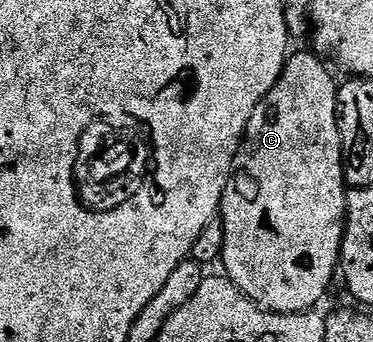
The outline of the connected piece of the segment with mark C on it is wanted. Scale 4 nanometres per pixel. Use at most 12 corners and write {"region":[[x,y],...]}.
{"region":[[295,51],[224,190],[225,275],[280,314],[339,275],[339,81]]}

